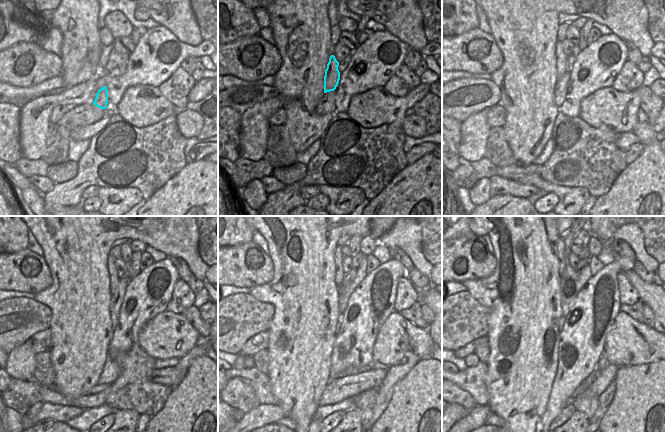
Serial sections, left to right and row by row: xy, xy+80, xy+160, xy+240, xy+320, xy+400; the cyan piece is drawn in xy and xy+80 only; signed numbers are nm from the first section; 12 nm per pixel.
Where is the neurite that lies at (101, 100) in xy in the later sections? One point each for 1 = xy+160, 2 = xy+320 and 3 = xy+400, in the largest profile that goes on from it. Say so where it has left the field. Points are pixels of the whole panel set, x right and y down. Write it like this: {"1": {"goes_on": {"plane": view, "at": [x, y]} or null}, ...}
{"1": {"goes_on": {"plane": "xy+160", "at": [561, 59]}}, "2": {"goes_on": {"plane": "xy+320", "at": [339, 275]}}, "3": {"goes_on": {"plane": "xy+400", "at": [560, 243]}}}

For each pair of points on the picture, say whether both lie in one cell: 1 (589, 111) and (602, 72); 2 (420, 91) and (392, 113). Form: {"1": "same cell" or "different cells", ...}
{"1": "different cells", "2": "same cell"}

